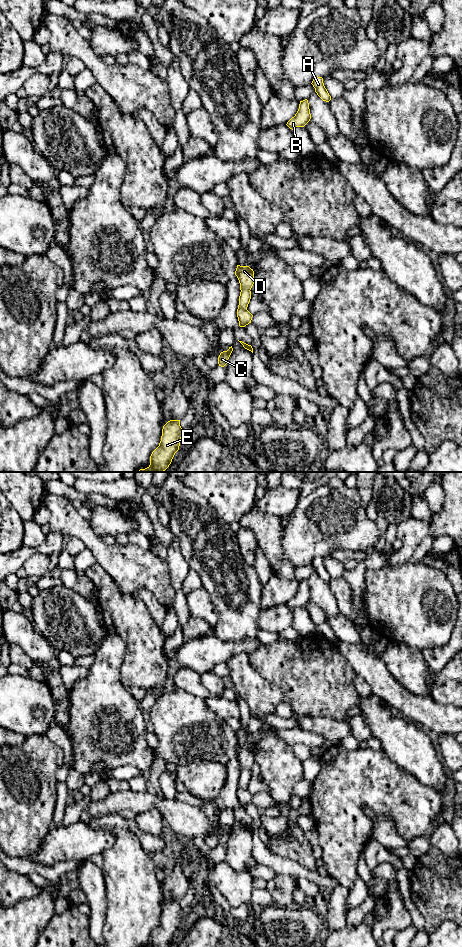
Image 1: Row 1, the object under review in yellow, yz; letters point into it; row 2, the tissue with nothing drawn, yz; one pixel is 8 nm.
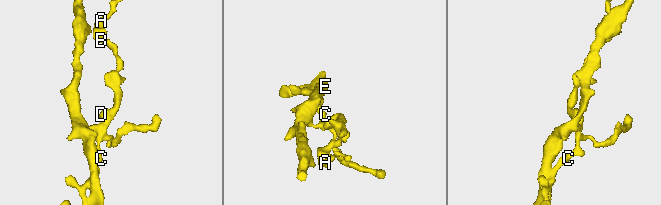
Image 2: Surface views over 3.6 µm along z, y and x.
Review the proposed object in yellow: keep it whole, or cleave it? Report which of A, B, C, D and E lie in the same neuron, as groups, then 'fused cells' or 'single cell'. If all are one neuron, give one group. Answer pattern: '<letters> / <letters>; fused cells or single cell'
A B C D / E; fused cells

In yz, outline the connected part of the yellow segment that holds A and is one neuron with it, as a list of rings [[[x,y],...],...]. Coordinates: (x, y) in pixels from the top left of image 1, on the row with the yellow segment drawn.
[[[315,77],[311,83],[313,87],[315,88],[315,92],[317,95],[326,102],[329,102],[331,100],[331,96],[329,95],[327,89],[324,86],[323,78],[322,77]]]

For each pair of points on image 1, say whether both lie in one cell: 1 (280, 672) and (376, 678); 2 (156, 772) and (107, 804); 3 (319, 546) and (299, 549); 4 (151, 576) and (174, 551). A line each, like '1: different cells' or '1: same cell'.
1: different cells
2: different cells
3: same cell
4: different cells

